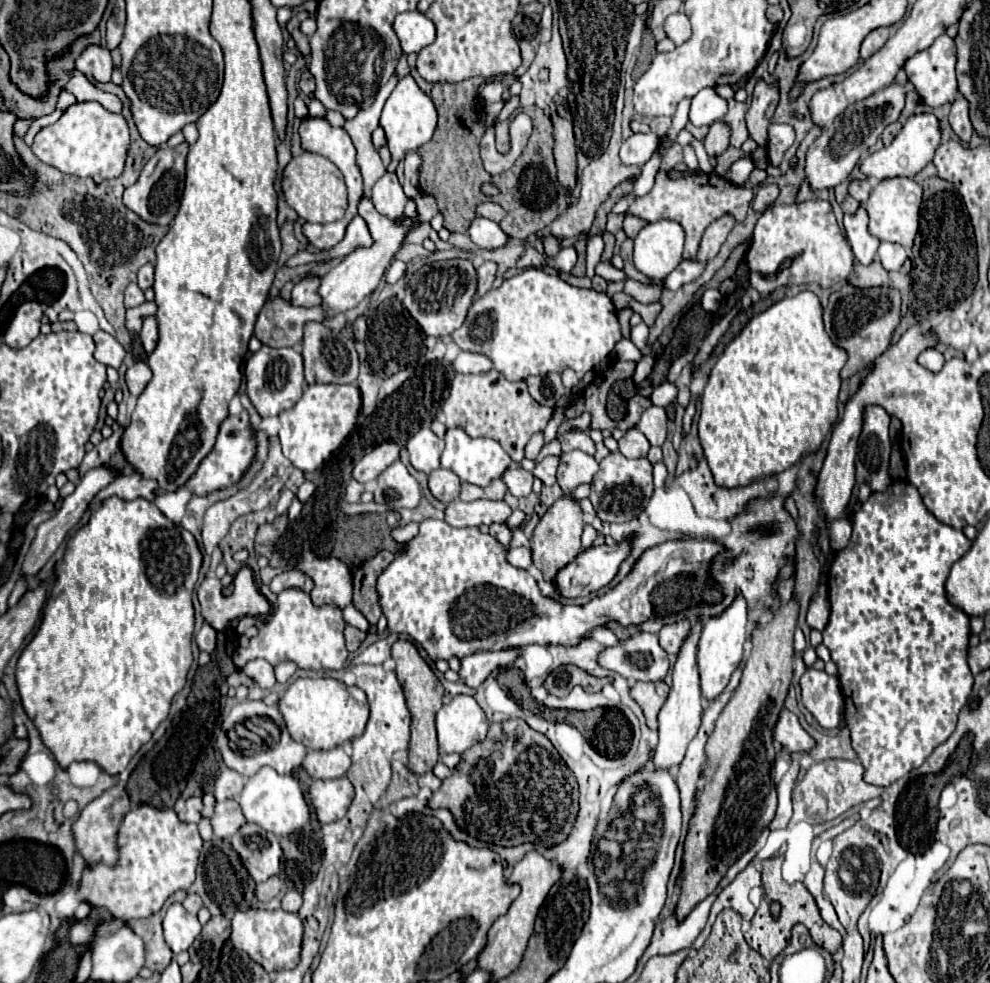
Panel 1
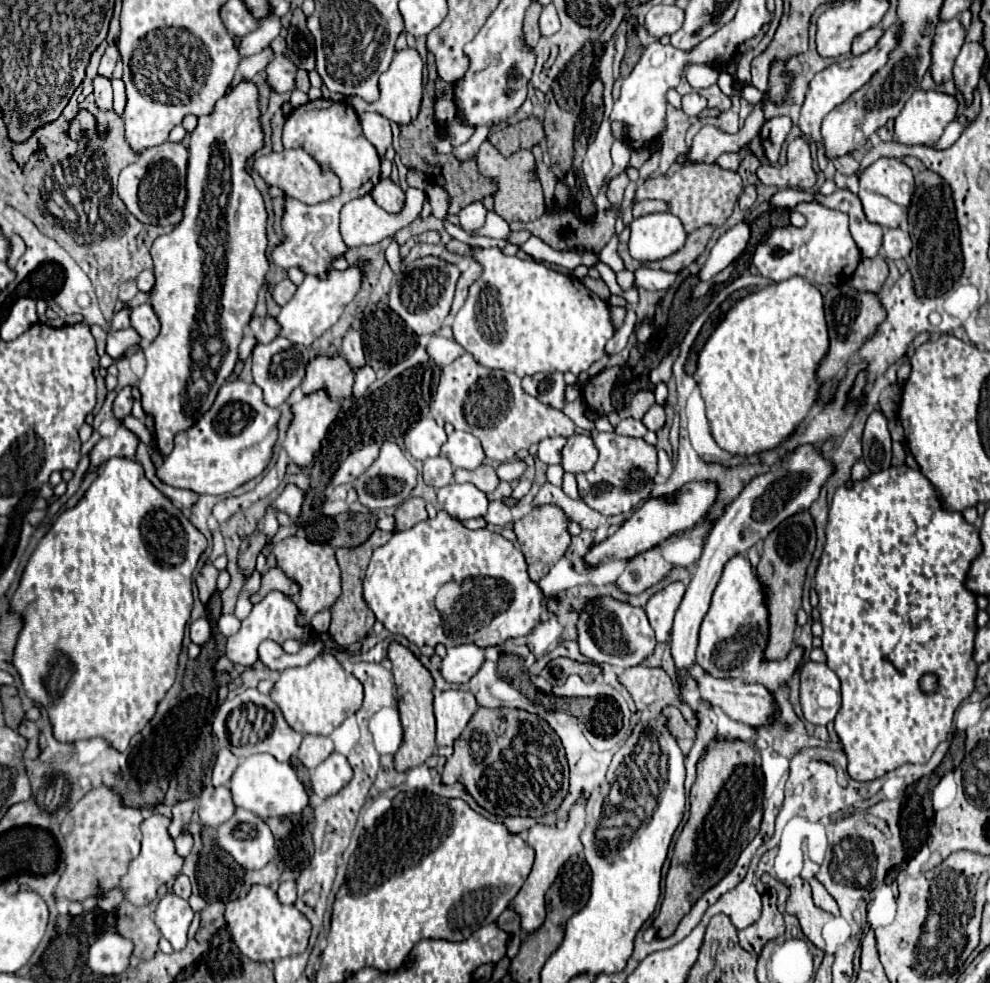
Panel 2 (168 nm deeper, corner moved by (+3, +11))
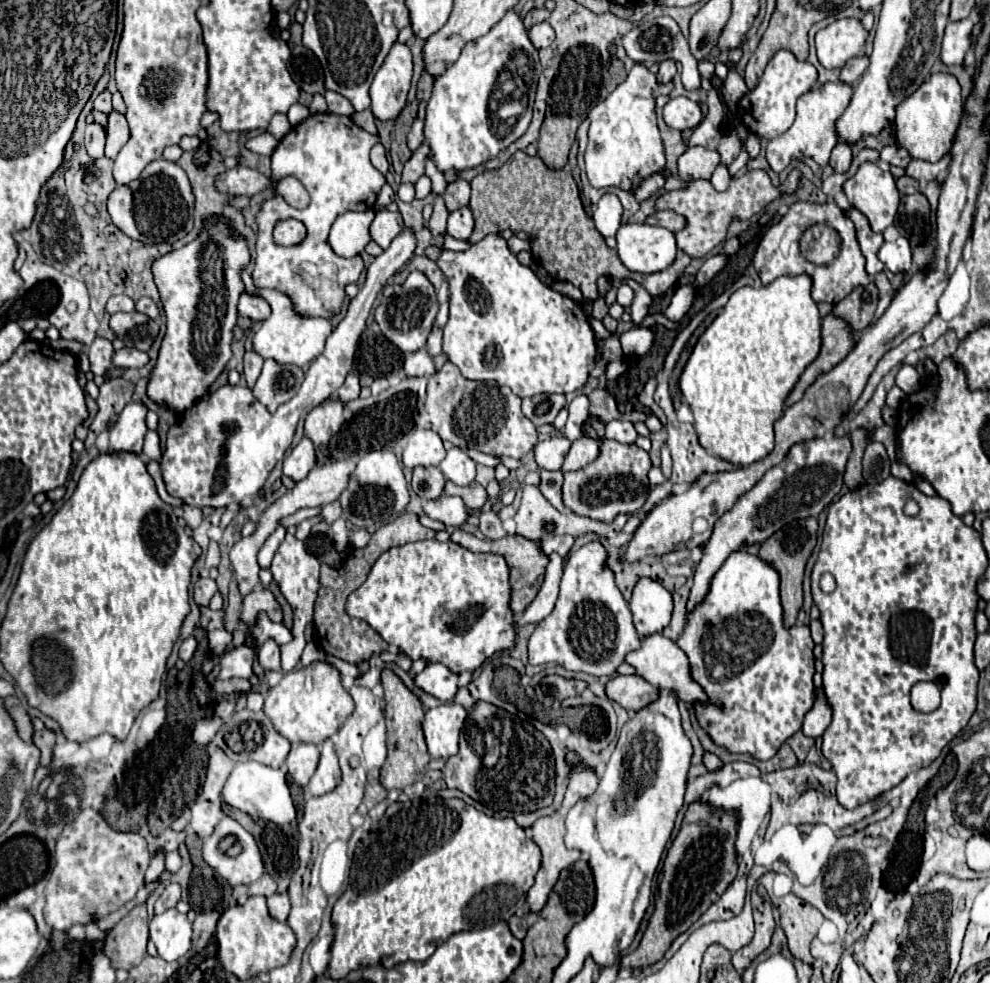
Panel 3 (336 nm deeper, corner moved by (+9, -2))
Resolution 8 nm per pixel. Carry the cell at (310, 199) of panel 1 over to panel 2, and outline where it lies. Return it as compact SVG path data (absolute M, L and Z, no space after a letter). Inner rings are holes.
M285 149L281 153L269 153L269 155L255 157L253 171L257 171L267 185L275 185L285 195L289 195L293 199L299 199L299 201L303 201L307 205L315 205L315 203L327 201L327 199L339 195L339 191L341 191L337 175L333 171L323 171L313 161L313 157L307 151L303 151L303 149Z

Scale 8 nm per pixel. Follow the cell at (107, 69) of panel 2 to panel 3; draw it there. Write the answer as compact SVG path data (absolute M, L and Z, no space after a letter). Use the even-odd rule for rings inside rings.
M105 88L97 98L95 98L95 102L93 102L93 106L97 108L97 110L101 110L101 112L105 112L105 114L109 114L111 110L113 110L113 106L111 106L111 92Z

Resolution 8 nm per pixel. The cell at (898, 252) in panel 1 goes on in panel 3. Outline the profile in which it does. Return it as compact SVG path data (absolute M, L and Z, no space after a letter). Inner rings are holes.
M899 236L895 242L883 242L879 250L879 260L893 272L907 272L911 268L911 248L907 238Z

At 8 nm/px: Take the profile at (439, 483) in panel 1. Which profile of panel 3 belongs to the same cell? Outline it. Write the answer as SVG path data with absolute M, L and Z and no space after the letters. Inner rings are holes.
M419 466L419 468L413 470L411 486L413 486L413 492L421 498L439 498L443 494L445 476L435 466L431 466L431 468Z

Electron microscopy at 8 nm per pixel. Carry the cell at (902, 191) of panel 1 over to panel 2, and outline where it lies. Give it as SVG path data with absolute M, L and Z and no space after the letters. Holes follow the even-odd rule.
M879 157L867 169L859 173L859 199L863 203L865 215L871 223L879 223L883 227L901 227L907 221L907 209L915 191L913 171L899 159Z

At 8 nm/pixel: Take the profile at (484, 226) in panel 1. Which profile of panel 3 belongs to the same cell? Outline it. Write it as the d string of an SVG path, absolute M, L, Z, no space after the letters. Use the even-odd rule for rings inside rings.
M459 208L449 214L447 222L447 234L457 238L457 240L469 240L475 228L475 220L469 208Z

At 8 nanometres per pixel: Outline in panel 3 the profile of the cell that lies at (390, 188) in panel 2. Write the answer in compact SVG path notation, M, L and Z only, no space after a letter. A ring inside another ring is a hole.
M377 212L375 220L371 224L371 238L381 246L387 248L391 244L391 240L403 230L403 218L399 212Z

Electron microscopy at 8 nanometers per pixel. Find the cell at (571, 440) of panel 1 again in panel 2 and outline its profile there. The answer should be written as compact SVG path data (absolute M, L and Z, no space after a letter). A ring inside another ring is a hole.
M469 353L441 369L431 415L437 423L451 423L455 429L475 435L481 441L485 455L497 461L513 459L519 449L527 449L541 439L557 435L571 437L575 433L575 423L565 417L563 411L543 405L535 397L527 395L517 375L481 367Z

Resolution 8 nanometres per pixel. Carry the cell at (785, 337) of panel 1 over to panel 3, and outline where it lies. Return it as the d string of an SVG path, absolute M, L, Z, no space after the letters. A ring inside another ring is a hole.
M781 276L769 286L739 288L697 340L679 378L681 394L689 402L695 416L699 444L705 450L711 448L713 454L737 466L749 466L765 458L775 446L773 424L783 414L783 402L797 384L797 378L803 374L805 366L817 358L819 350L821 316L811 298L809 276Z

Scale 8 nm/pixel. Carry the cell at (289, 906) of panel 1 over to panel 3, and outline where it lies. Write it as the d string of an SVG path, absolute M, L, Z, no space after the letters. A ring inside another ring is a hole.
M273 894L267 898L267 908L269 908L269 914L281 922L287 920L289 916L289 898L287 894Z

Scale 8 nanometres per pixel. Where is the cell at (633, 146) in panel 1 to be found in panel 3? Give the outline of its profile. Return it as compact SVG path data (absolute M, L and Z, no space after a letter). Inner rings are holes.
M603 194L601 200L597 202L597 210L593 212L593 222L597 230L605 238L609 238L617 234L621 226L621 214L623 214L623 208L621 208L619 198L615 194Z

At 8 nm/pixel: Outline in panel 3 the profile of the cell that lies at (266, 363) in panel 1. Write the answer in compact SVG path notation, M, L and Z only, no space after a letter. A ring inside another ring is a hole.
M267 358L253 386L253 396L273 414L279 404L291 400L303 382L303 370L293 364L279 364Z

